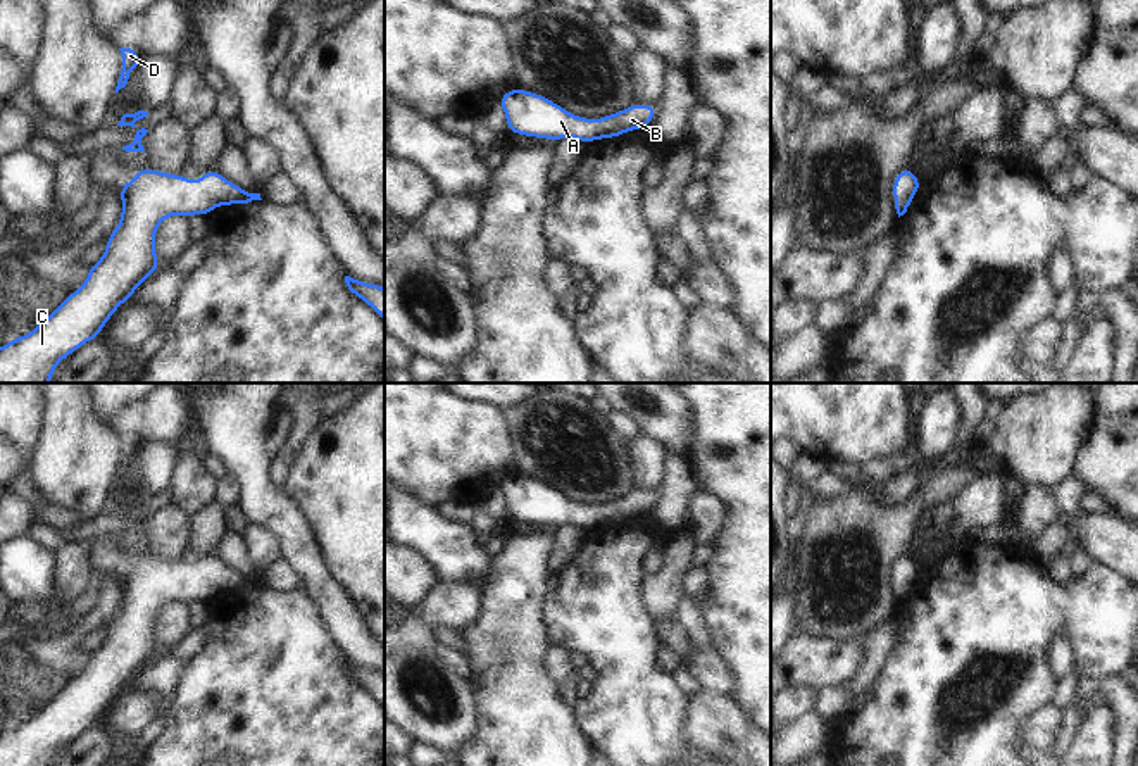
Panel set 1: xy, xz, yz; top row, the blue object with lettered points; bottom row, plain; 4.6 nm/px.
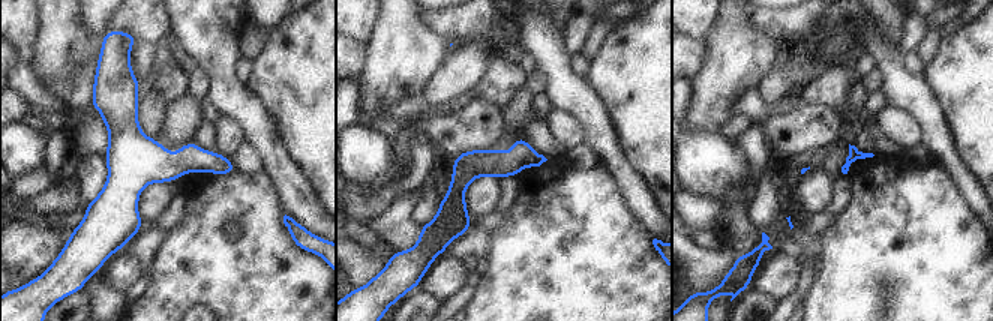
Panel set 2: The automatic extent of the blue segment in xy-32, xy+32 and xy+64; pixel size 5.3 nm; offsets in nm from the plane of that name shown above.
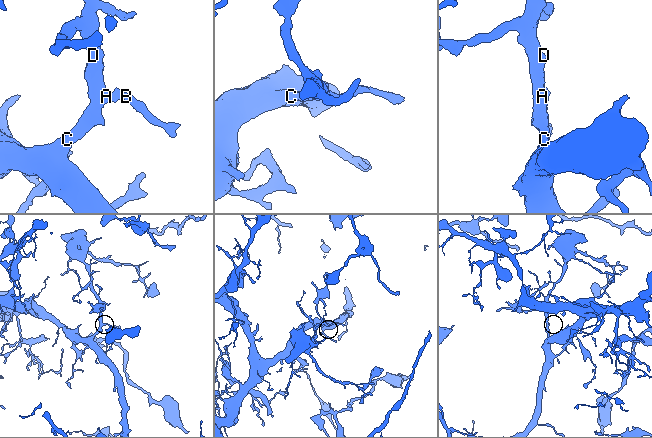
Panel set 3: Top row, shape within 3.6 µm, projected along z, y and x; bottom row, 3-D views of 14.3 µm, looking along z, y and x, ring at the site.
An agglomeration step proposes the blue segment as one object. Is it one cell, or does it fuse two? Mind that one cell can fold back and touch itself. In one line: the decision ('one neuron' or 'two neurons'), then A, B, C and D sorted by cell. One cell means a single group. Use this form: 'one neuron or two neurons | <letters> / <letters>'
one neuron | A B C D

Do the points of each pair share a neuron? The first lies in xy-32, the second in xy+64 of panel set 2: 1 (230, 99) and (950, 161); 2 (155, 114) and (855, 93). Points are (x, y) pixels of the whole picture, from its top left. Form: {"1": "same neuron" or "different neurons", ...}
{"1": "same neuron", "2": "different neurons"}

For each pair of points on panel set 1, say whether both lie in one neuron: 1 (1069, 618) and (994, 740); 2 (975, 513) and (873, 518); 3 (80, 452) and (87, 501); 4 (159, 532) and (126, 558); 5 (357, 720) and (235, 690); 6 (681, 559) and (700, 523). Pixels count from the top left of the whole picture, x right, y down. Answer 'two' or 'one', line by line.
1: one
2: two
3: one
4: one
5: one
6: two

